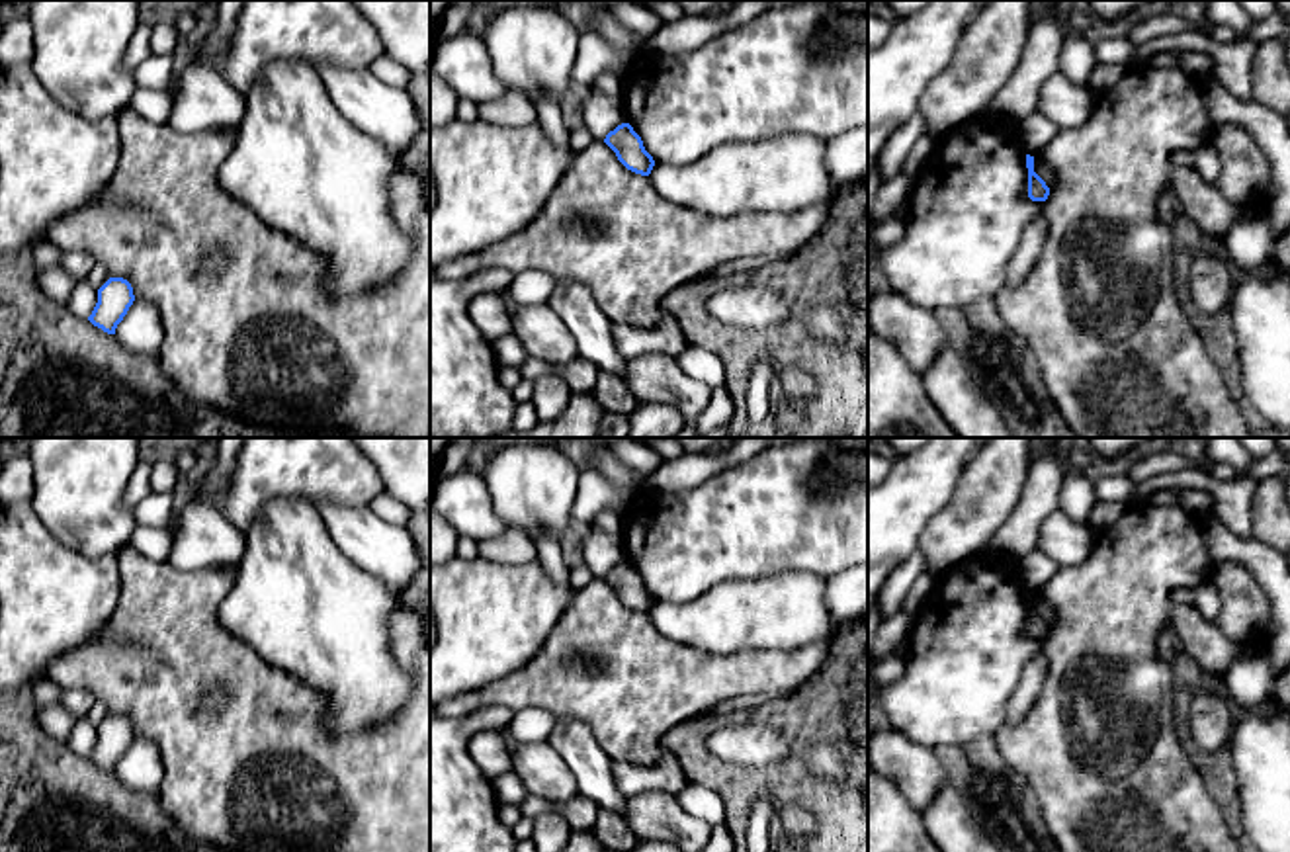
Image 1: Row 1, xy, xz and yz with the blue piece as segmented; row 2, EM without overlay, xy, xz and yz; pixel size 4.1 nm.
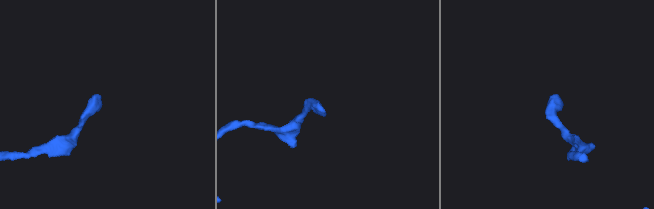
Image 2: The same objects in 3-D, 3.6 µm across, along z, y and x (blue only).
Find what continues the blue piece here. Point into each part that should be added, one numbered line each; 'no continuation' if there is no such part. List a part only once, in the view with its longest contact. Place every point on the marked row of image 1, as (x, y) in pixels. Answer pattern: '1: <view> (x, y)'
no continuation

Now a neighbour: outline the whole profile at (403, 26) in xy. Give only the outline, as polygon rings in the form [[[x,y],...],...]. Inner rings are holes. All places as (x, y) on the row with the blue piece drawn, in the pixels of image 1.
[[[352,0],[408,74],[430,72],[430,0]]]

